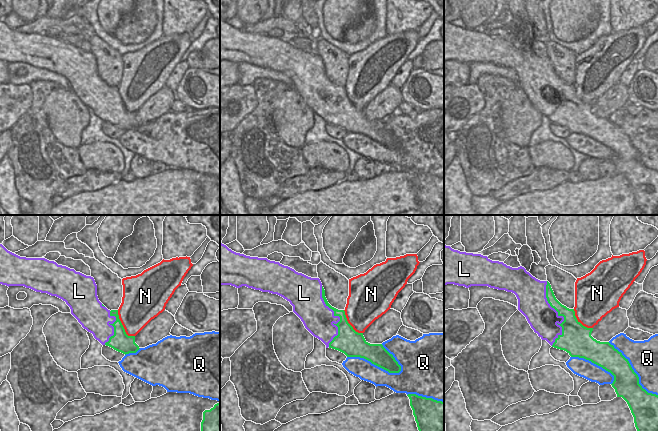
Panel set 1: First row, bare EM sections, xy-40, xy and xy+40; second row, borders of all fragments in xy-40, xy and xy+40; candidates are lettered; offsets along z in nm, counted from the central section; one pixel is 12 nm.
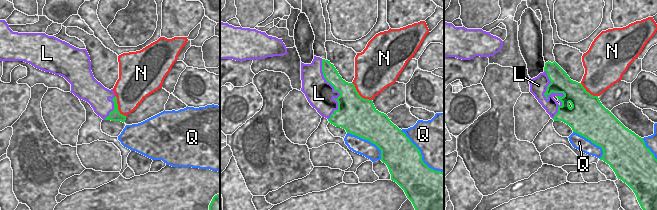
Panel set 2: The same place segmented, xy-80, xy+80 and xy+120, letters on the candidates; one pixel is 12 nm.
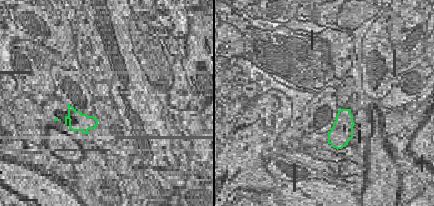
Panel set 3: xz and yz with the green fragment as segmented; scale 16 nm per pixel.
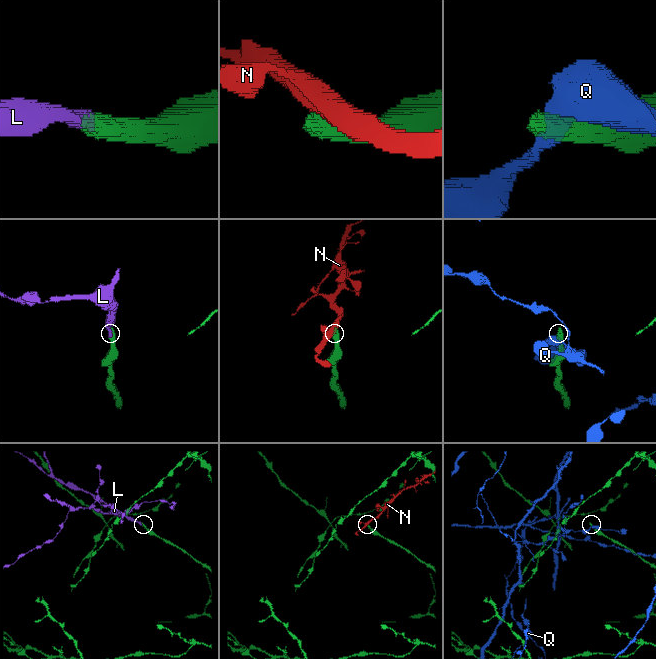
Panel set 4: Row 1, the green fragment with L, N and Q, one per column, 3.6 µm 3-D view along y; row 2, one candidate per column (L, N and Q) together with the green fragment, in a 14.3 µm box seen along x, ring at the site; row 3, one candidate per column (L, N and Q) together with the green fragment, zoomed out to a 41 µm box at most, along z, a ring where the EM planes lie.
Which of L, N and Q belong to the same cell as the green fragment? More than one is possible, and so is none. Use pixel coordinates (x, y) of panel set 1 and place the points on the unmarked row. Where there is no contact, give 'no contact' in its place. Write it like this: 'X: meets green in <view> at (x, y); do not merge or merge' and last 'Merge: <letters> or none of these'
L: meets green in xy+40 at (558, 90); merge
N: meets green in xy-40 at (122, 102); do not merge
Q: meets green in xy at (374, 140); do not merge
Merge: L

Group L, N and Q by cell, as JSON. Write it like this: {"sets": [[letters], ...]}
{"sets": [["L"], ["N"], ["Q"]]}

